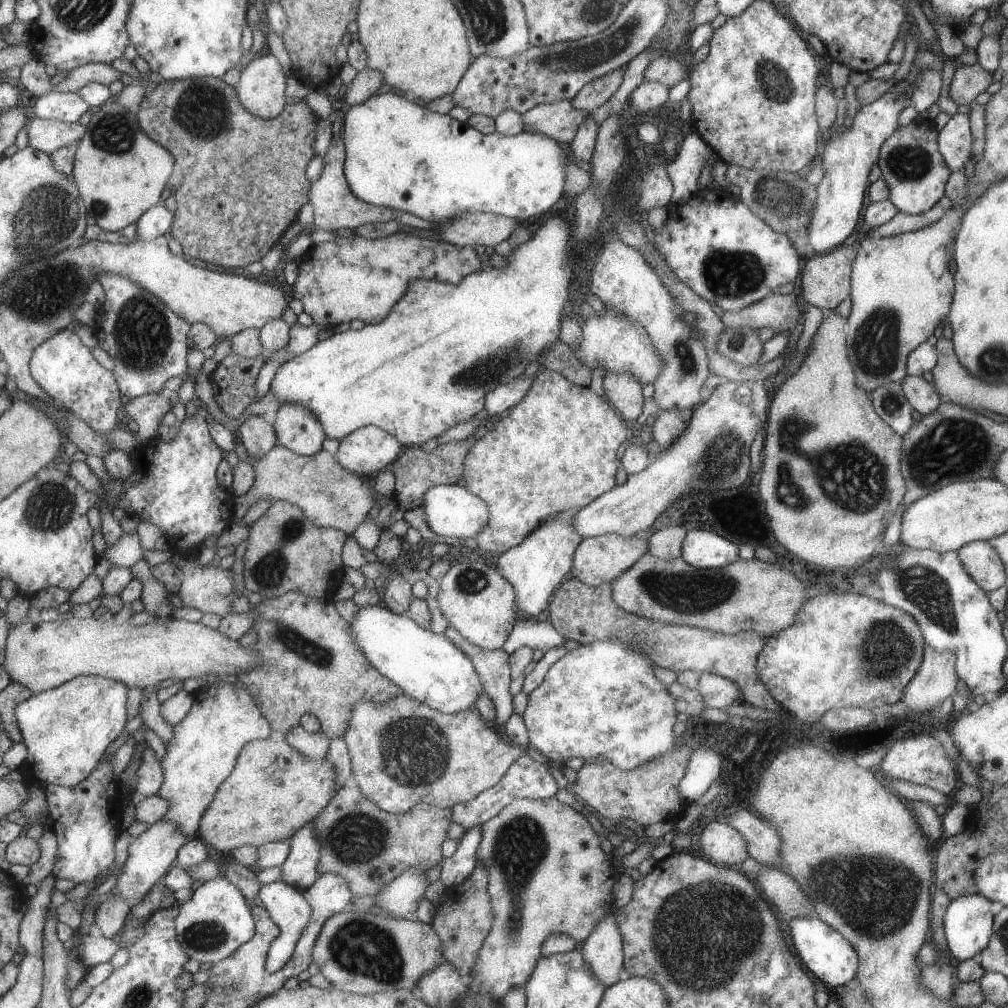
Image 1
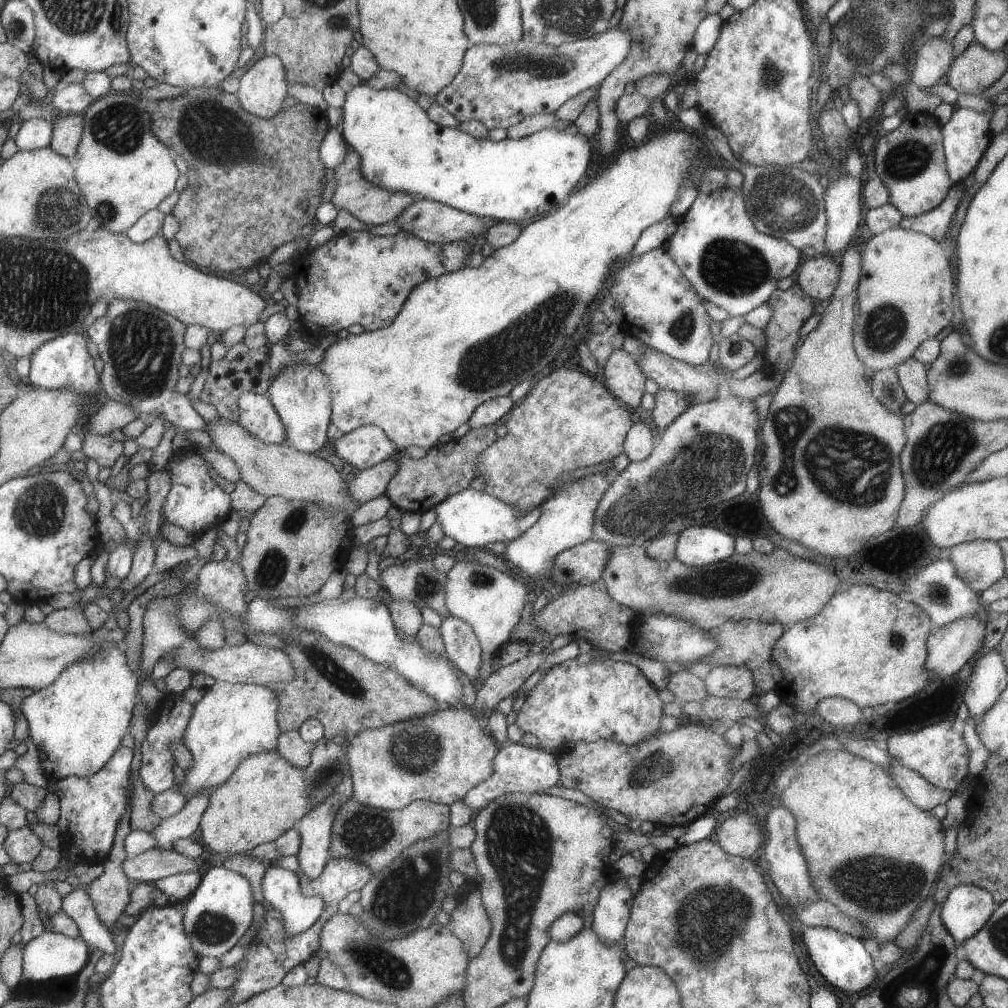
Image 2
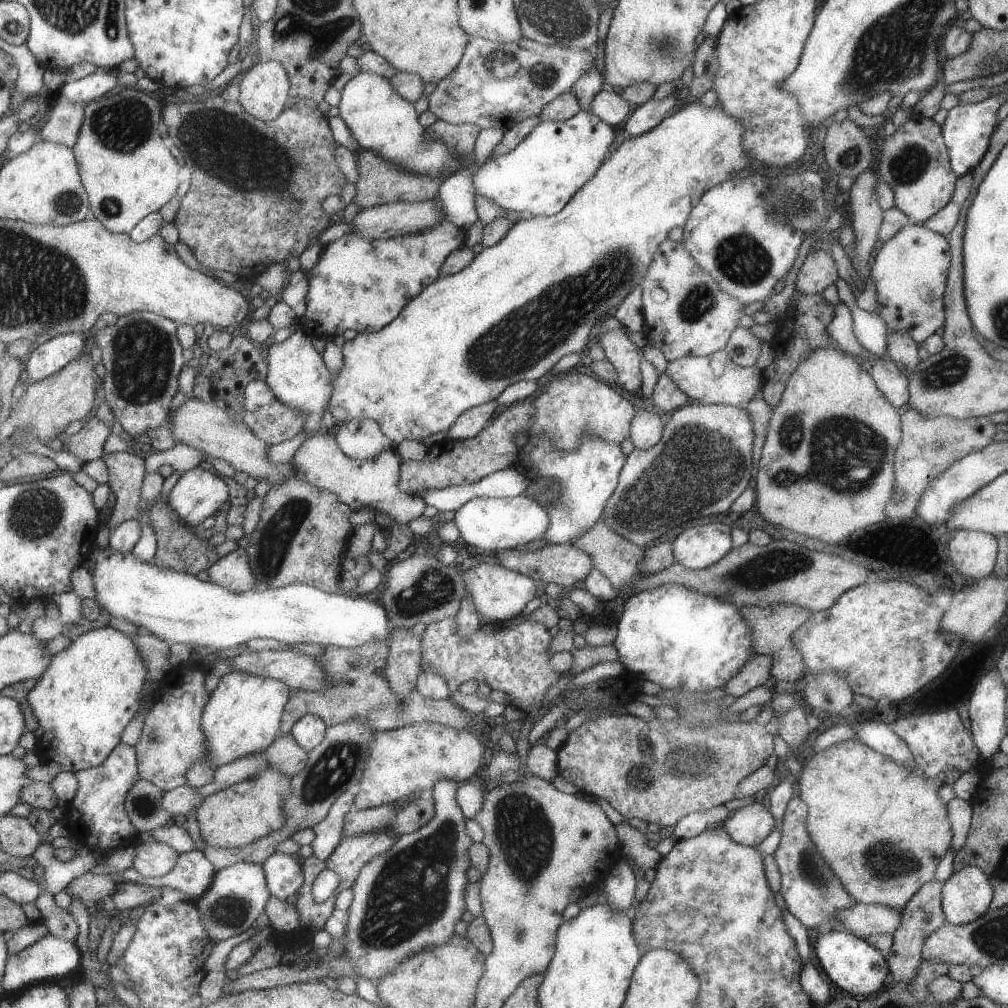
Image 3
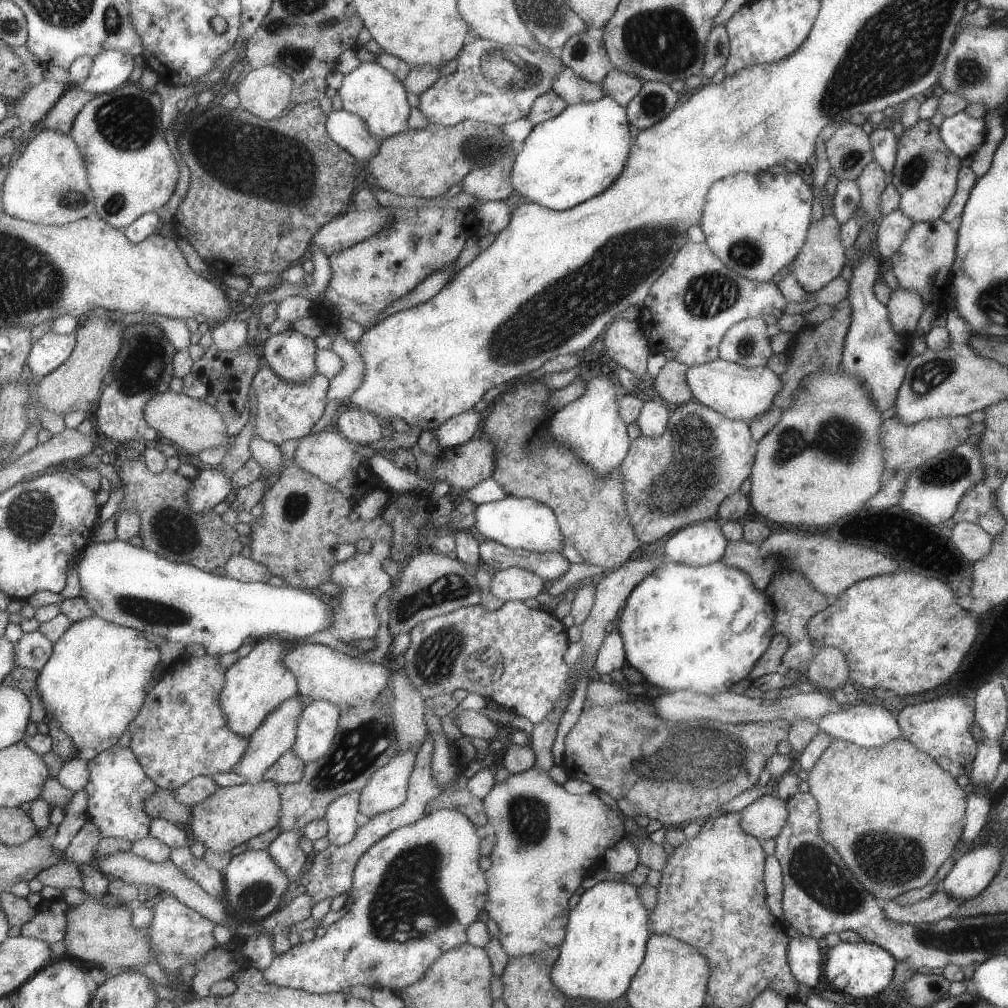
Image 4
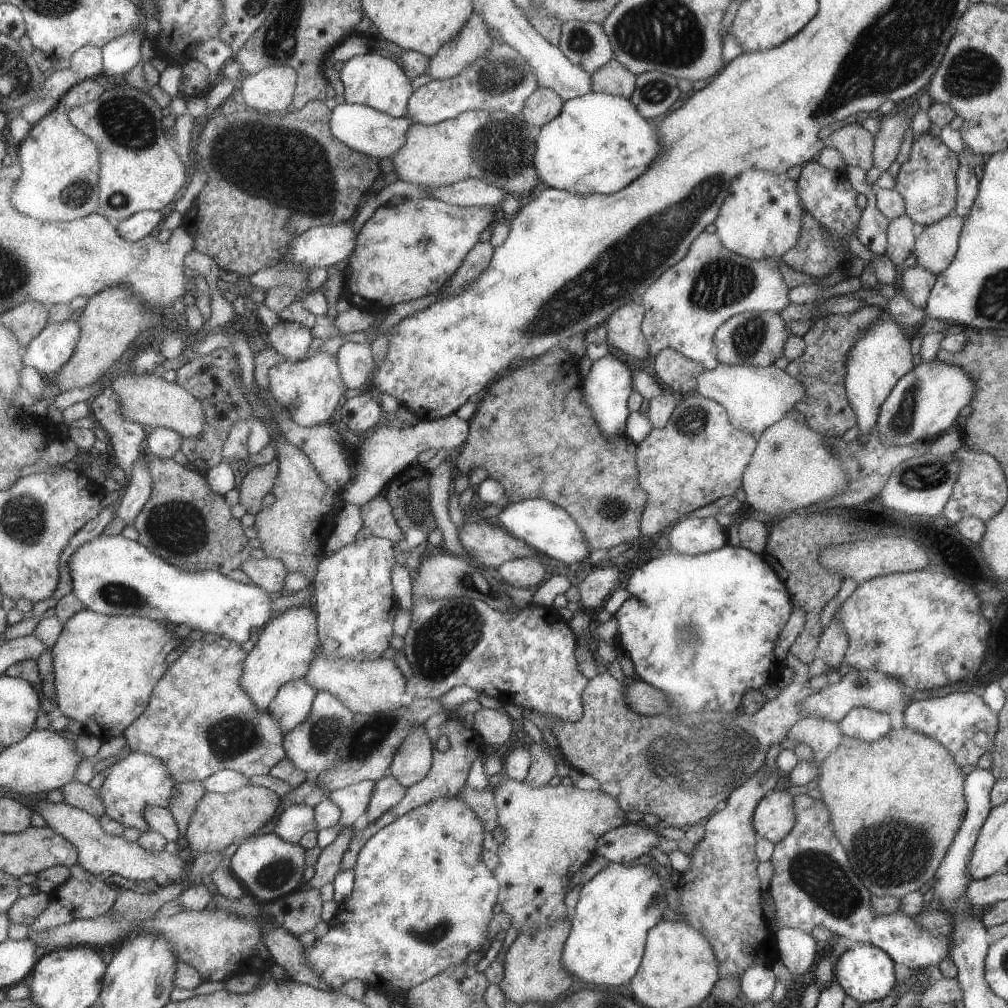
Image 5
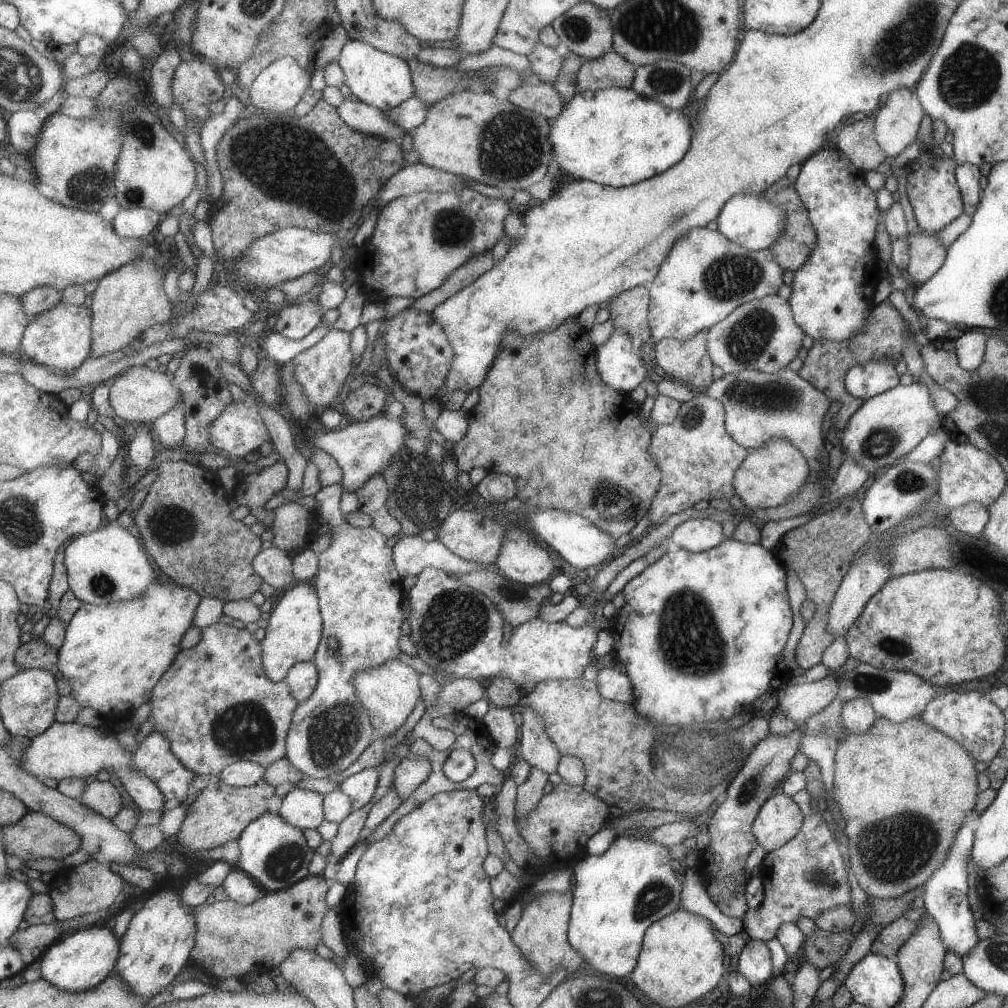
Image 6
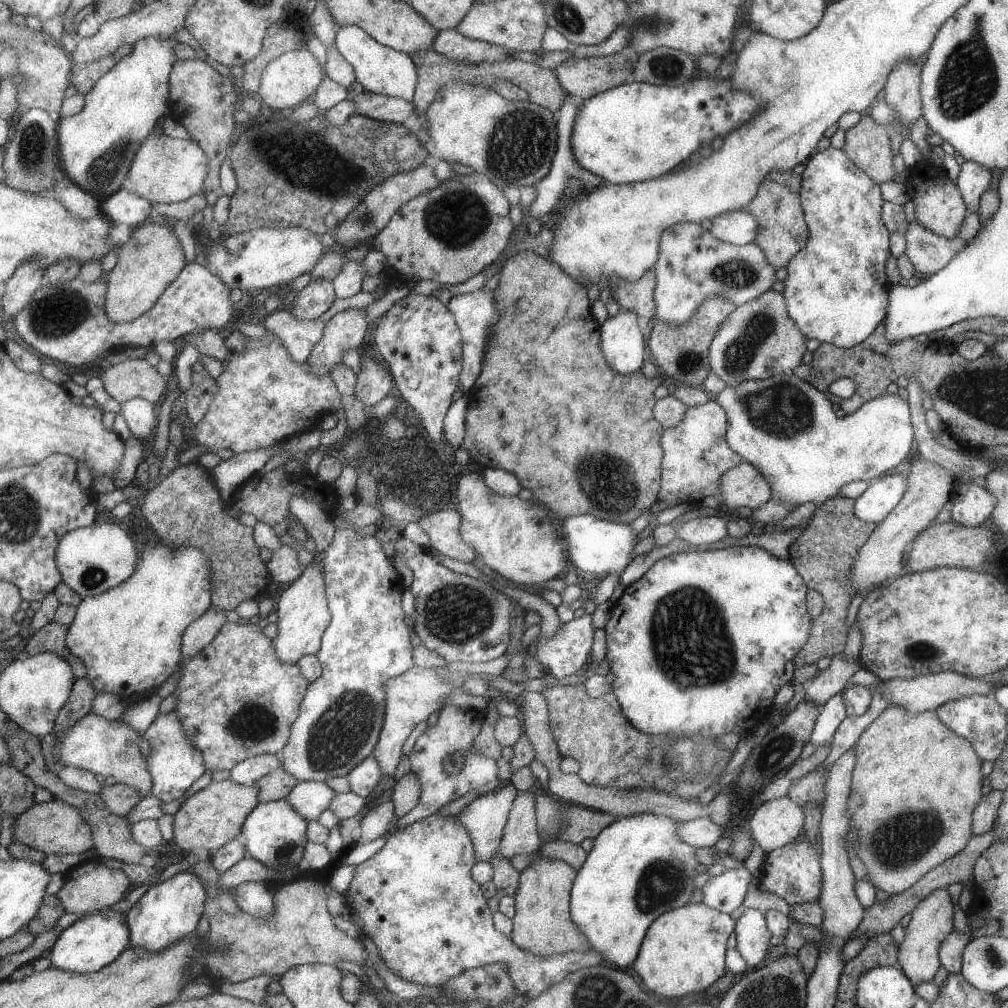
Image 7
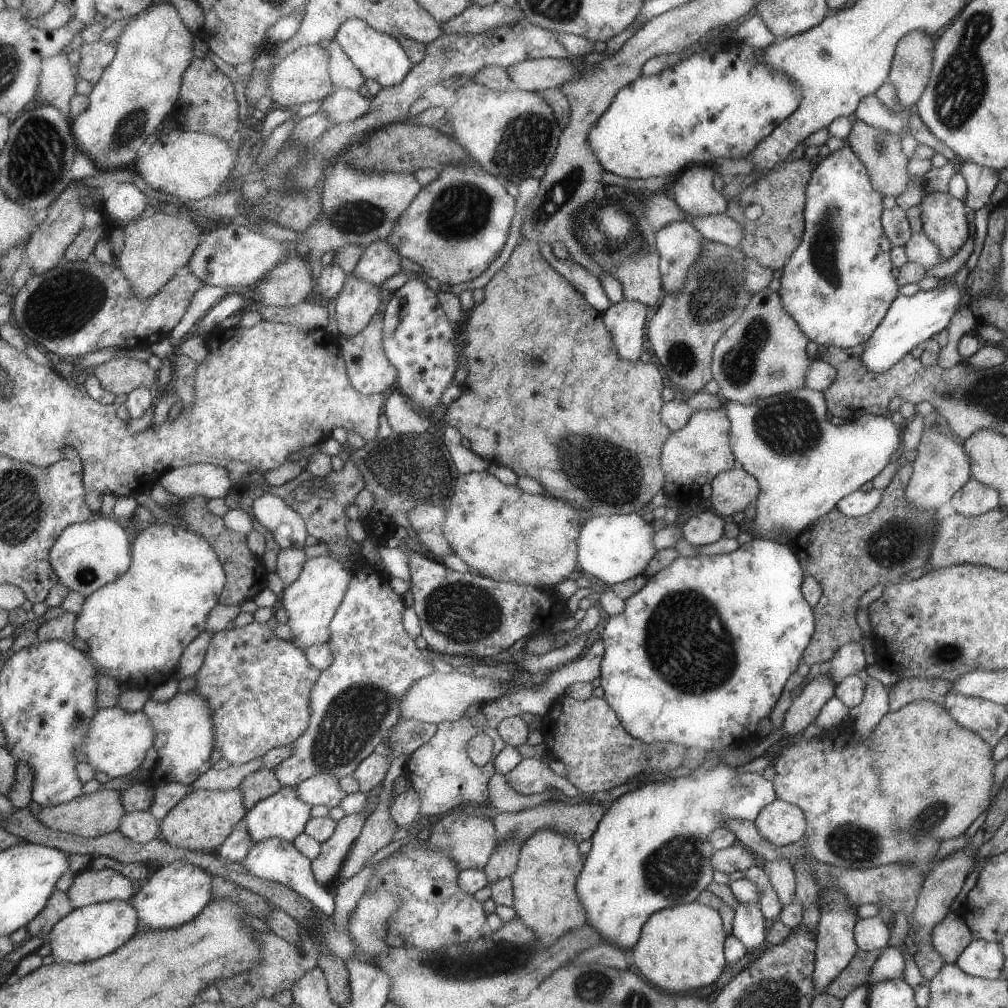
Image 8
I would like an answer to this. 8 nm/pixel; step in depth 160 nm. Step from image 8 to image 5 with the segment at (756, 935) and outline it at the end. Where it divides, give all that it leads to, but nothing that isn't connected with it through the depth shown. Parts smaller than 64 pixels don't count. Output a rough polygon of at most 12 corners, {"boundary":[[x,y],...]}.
{"boundary":[[749,965],[738,979],[742,1000],[769,998],[775,984],[770,966]]}

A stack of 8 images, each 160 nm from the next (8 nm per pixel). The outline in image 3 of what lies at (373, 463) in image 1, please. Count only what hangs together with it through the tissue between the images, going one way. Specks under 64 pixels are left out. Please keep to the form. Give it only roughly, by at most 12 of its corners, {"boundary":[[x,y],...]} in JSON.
{"boundary":[[371,419],[339,425],[347,456],[375,459],[393,440]]}

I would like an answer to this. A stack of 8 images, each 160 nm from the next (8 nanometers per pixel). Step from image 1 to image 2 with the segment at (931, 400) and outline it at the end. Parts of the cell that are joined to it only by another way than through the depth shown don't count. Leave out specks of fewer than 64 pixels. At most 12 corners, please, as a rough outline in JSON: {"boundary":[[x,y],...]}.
{"boundary":[[911,356],[895,370],[906,399],[924,403],[928,386],[923,363]]}

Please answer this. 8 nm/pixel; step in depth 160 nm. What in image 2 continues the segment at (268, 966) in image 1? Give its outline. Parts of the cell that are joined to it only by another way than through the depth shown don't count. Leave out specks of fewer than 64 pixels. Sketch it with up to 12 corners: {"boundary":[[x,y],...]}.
{"boundary":[[273,863],[261,890],[288,936],[304,933],[326,909],[304,894],[298,872]]}

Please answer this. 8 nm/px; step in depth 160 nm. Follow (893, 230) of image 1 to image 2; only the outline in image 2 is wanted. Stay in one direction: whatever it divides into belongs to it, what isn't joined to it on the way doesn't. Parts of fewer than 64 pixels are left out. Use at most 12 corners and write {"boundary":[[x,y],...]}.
{"boundary":[[963,182],[948,190],[935,209],[903,217],[898,226],[944,240],[964,191]]}

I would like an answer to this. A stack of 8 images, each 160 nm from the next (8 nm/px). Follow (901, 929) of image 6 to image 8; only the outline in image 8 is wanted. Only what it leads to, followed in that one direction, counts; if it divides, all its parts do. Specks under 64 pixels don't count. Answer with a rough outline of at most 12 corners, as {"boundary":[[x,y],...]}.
{"boundary":[[859,951],[824,992],[842,1000],[881,954]]}

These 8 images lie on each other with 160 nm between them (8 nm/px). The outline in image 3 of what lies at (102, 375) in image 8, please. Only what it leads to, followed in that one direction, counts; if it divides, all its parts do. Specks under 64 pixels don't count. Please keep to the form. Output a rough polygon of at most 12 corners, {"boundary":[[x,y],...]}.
{"boundary":[[194,397],[171,410],[177,443],[271,486],[299,475],[275,464],[247,423]]}

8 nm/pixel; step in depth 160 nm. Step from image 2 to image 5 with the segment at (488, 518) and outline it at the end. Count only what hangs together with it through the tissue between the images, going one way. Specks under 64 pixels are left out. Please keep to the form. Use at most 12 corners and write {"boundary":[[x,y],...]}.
{"boundary":[[545,499],[509,502],[505,532],[572,568],[590,554],[568,511]]}

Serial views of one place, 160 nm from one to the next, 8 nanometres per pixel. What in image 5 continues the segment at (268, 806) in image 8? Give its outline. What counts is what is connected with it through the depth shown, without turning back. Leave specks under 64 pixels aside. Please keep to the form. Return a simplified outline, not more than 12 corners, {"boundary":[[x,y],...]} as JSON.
{"boundary":[[258,833],[231,857],[247,893],[267,904],[303,886],[301,843]]}

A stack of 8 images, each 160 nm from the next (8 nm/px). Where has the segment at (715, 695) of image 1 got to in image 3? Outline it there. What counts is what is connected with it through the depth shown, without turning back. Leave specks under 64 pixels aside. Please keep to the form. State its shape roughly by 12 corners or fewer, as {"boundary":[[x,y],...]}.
{"boundary":[[753,655],[721,688],[739,697],[771,677],[771,655]]}

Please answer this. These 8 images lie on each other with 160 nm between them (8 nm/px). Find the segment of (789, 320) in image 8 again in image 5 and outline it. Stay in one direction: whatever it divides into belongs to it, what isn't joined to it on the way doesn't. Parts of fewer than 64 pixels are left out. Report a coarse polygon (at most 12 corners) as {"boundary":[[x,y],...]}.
{"boundary":[[743,311],[713,336],[726,365],[766,367],[789,335],[779,312]]}

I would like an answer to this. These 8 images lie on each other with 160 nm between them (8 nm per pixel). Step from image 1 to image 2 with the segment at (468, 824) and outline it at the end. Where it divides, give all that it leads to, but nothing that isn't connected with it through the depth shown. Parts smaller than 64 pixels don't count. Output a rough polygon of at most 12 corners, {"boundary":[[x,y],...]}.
{"boundary":[[506,742],[461,800],[475,812],[502,794],[560,778],[555,754]]}

